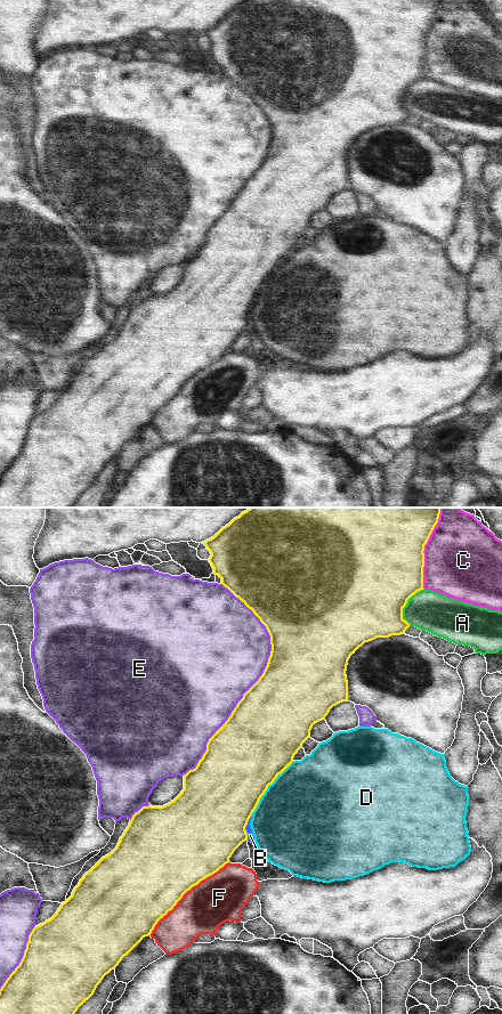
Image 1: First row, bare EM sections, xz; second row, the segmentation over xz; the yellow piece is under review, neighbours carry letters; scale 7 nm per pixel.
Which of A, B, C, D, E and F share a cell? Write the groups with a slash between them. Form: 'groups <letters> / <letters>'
groups A / B D / C / E / F

